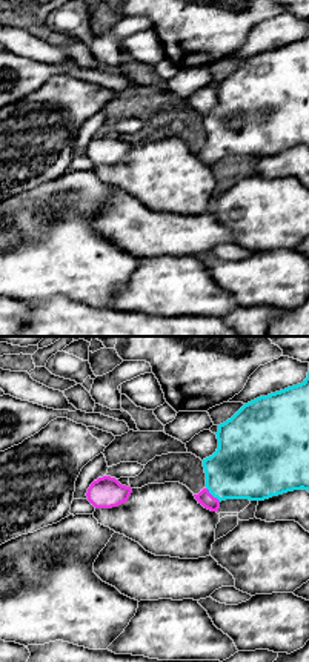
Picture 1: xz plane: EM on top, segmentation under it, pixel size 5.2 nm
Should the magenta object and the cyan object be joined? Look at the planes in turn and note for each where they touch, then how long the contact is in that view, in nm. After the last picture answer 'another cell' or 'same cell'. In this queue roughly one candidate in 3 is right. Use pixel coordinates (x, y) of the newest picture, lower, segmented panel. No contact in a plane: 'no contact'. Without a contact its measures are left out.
contact (211, 495); length 110 nm

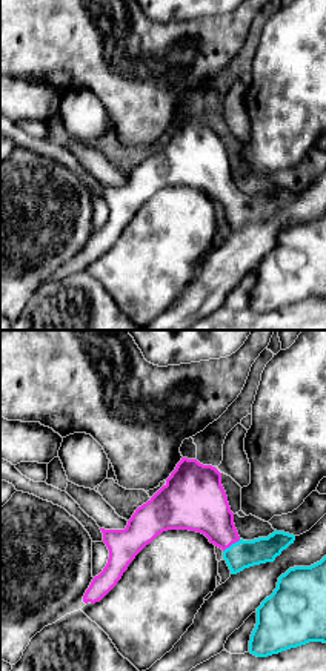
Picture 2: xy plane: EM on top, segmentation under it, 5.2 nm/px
contact (231, 544); length 120 nm

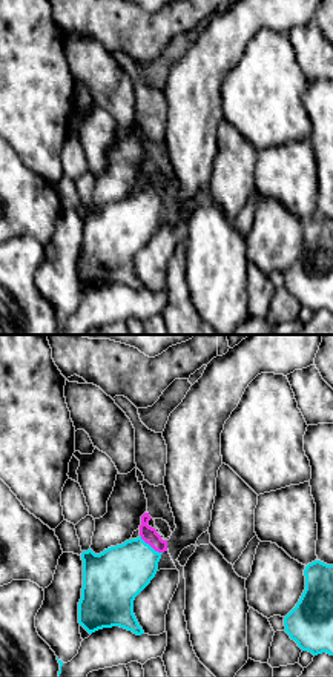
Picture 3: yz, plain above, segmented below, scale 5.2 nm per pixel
contact (151, 545); length 160 nm

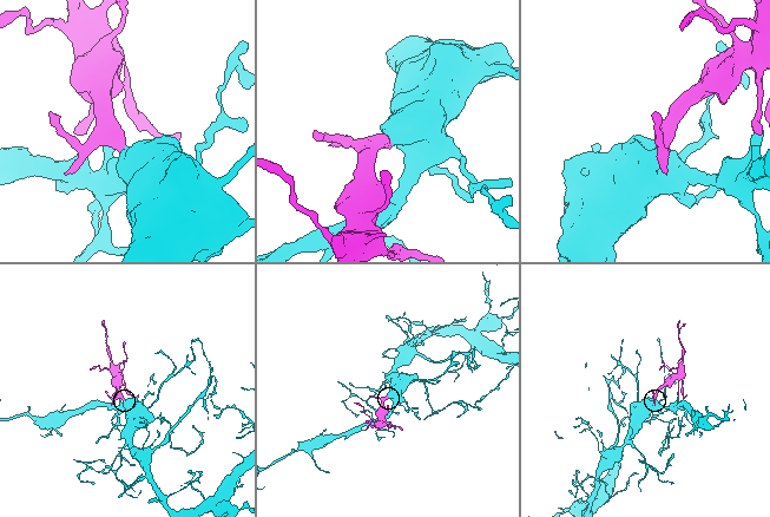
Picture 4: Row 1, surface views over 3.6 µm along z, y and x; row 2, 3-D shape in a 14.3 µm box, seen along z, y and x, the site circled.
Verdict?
same cell

